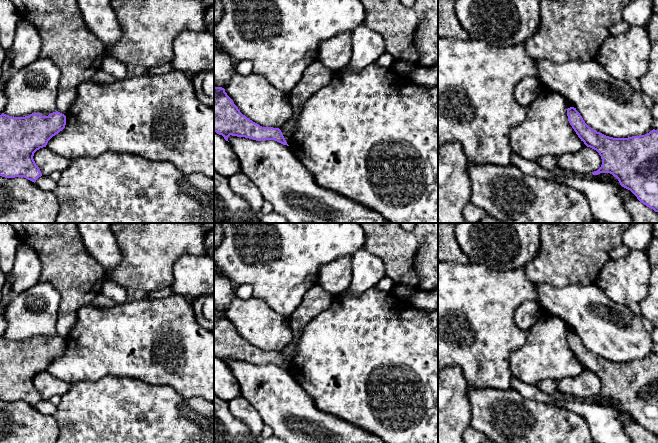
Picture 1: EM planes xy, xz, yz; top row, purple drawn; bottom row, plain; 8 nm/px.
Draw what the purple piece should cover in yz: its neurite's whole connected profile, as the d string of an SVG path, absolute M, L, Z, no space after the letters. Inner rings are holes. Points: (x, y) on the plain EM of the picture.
M574 331L567 333L567 340L581 365L601 380L602 389L592 398L612 398L641 427L658 436L658 355L613 362L589 351Z

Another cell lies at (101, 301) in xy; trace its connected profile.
M100 293L95 297L95 299L91 302L91 305L97 308L109 309L116 305L117 303L111 299L110 297Z

